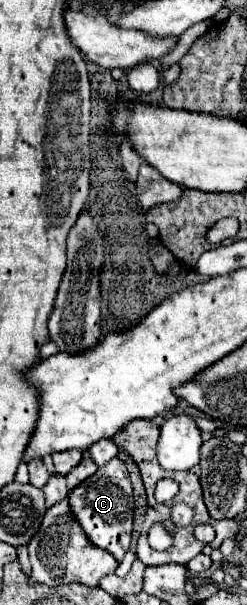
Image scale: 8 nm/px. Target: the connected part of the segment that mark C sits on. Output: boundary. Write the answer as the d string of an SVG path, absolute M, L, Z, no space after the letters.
M114 457L110 463L106 463L102 469L98 469L92 477L88 477L84 483L80 483L70 495L70 505L74 515L78 517L84 533L88 539L100 547L110 551L118 561L124 559L126 551L130 549L130 537L132 537L132 515L134 515L134 497L132 497L132 485L126 471L126 465Z

